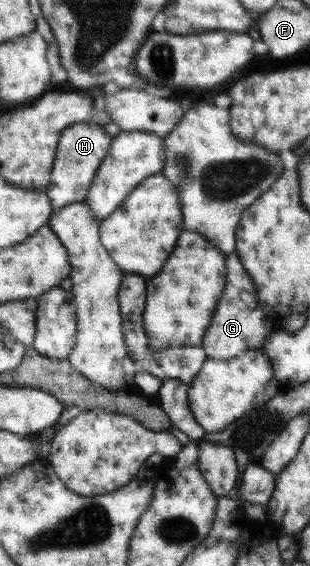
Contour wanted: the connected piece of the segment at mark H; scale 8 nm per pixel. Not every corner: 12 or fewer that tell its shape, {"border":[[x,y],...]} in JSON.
{"border":[[95,123],[60,132],[46,188],[52,212],[84,200],[109,134]]}

